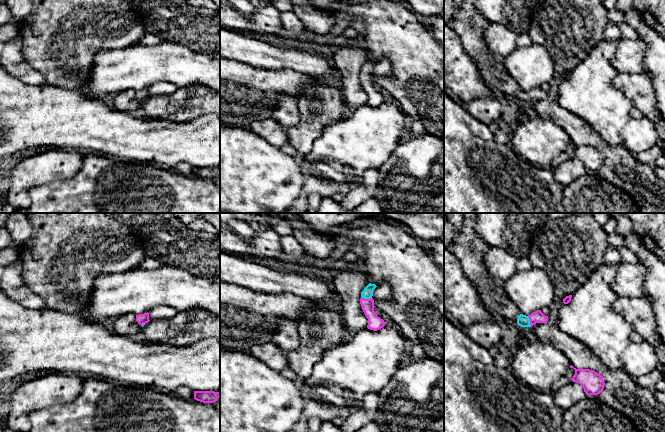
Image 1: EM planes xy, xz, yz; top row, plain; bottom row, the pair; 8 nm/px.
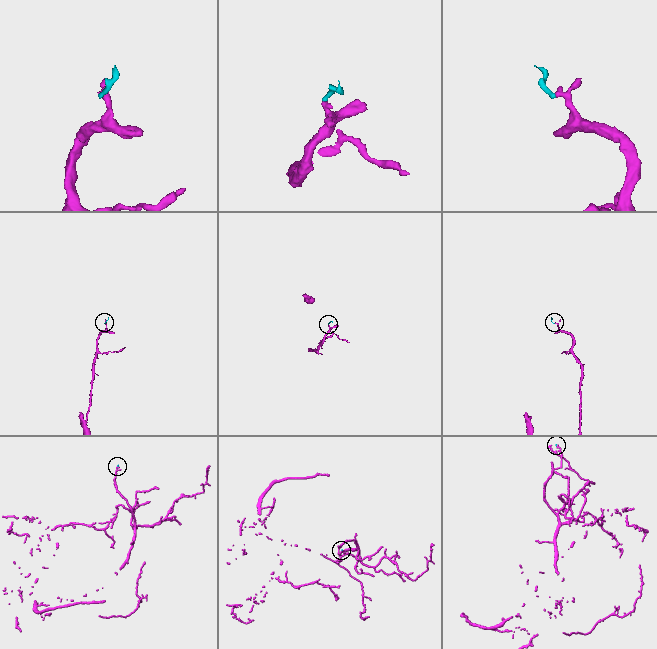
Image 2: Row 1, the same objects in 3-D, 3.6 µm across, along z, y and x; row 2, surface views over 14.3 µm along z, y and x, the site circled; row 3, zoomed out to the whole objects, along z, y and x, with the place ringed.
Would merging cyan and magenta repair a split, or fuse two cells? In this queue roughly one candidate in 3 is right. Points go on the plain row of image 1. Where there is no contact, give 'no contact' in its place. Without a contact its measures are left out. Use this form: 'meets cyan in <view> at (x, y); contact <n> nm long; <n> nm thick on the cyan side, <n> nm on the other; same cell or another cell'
meets cyan in xz at (366, 74); contact 90 nm long; 90 nm thick on the cyan side, 120 nm on the other; same cell

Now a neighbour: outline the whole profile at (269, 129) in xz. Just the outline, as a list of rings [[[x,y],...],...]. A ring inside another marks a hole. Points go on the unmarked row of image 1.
[[[273,118],[255,122],[249,129],[279,149],[289,143],[286,127]]]

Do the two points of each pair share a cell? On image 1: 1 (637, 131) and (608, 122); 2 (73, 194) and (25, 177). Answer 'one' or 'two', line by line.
1: two
2: two

